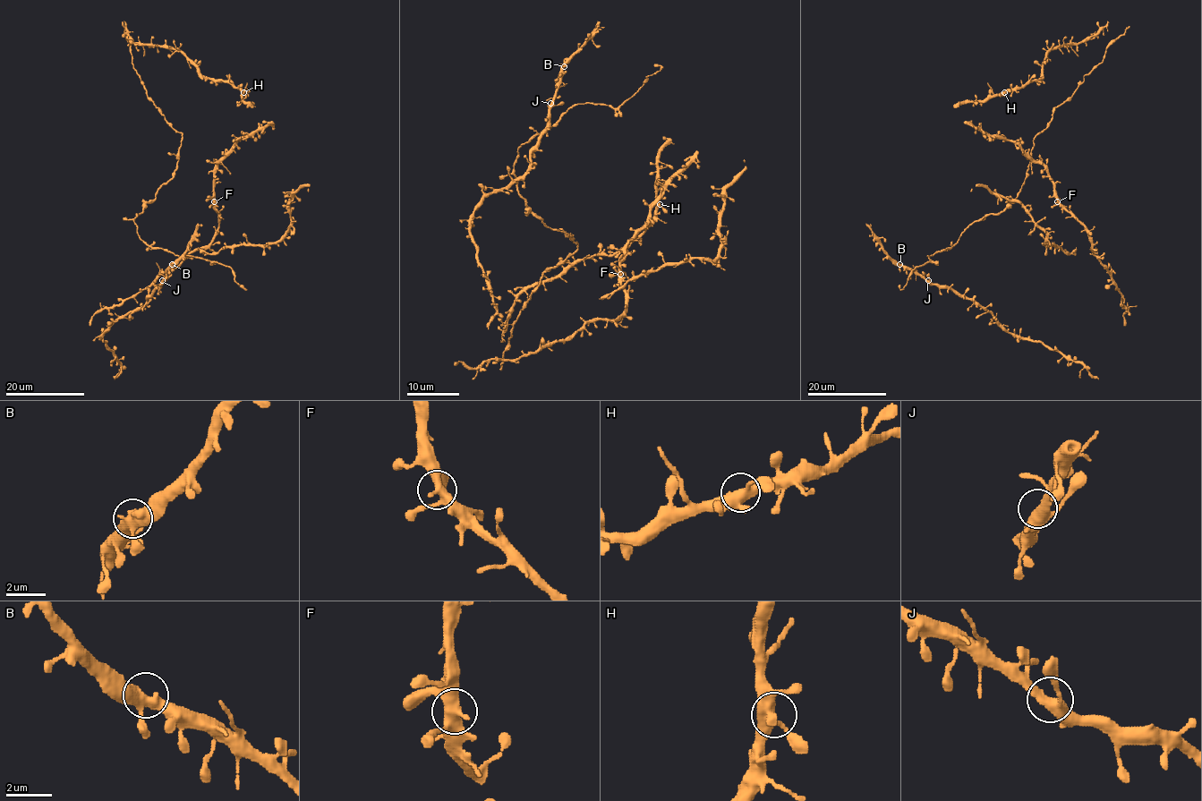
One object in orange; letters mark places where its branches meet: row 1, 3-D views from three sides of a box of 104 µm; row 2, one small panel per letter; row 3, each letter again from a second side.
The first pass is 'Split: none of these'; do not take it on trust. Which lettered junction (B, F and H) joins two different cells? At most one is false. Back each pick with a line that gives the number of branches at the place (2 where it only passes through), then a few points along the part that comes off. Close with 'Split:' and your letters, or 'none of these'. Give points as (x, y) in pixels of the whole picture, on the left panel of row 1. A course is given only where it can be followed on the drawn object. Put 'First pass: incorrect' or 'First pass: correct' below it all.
Split: none of these
First pass: correct

